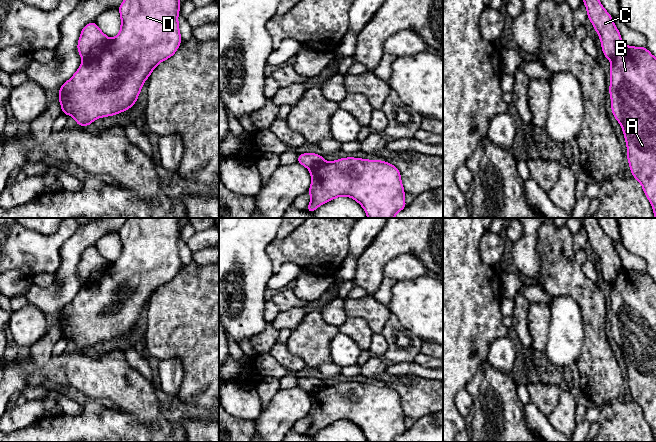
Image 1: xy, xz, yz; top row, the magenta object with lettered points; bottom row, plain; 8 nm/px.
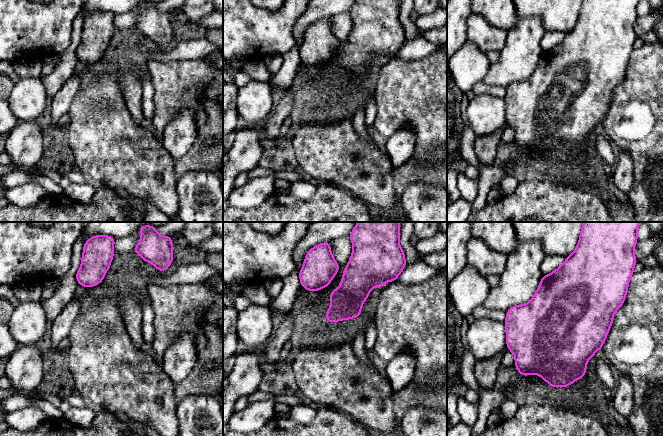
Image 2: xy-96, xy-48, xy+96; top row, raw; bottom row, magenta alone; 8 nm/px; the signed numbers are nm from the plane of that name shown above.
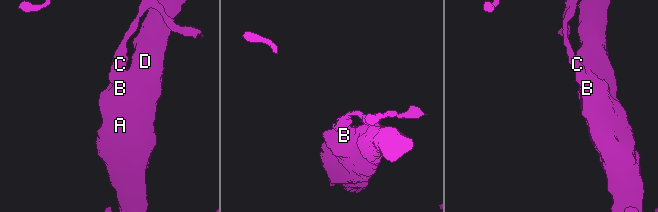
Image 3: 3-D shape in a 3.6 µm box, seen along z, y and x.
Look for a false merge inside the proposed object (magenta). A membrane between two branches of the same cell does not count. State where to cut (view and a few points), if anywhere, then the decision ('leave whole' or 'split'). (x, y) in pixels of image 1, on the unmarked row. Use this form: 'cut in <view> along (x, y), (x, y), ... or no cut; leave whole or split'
cut in xy along (110, 263), (97, 278), (83, 285); split

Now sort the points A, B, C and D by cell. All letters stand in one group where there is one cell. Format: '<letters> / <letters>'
A B D / C

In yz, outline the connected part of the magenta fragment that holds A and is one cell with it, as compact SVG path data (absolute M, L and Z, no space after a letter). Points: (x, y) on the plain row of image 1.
M622 268L611 284L611 333L627 367L631 397L642 409L656 442L656 282L646 271Z

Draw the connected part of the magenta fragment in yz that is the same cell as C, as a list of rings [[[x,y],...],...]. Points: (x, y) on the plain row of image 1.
[[[584,218],[582,225],[587,232],[588,243],[599,258],[604,280],[612,284],[623,268],[612,240],[604,233],[597,218]]]

